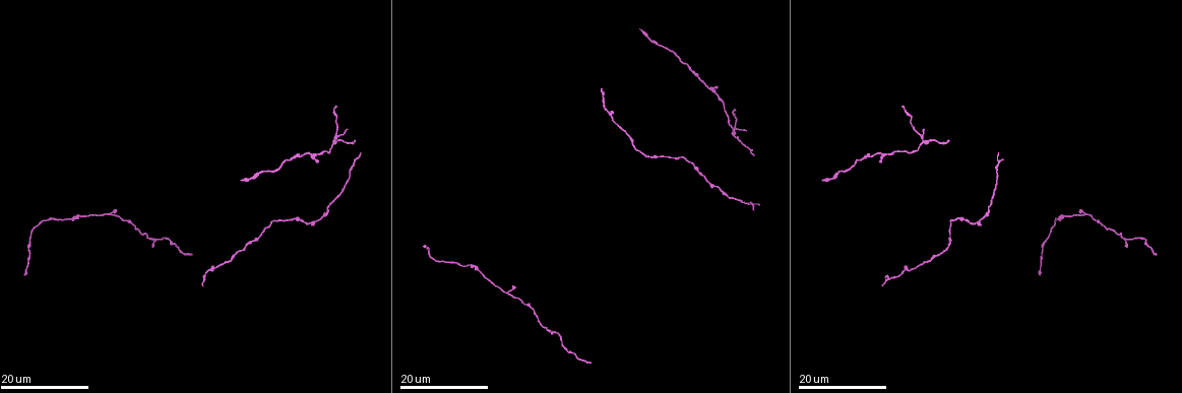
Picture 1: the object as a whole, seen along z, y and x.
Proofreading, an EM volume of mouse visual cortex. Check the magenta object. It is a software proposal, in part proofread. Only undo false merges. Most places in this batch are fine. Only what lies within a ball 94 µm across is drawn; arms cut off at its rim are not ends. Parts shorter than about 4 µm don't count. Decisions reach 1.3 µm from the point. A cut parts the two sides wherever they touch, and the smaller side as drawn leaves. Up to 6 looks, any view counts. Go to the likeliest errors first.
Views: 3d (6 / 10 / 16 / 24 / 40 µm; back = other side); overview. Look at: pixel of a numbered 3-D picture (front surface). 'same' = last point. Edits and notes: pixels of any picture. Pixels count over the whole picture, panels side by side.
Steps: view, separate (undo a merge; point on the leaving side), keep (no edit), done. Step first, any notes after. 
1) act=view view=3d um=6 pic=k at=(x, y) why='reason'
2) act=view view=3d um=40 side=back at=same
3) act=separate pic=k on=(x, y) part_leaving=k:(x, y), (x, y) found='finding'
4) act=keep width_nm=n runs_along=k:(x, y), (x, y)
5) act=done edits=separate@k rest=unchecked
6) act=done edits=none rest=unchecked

act=view view=3d um=16 pic=1 at=(508, 295) why='three-way junction'

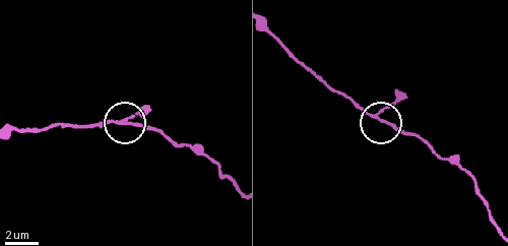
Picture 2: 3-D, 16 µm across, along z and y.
act=view view=3d um=6 pic=2 at=(119, 123)

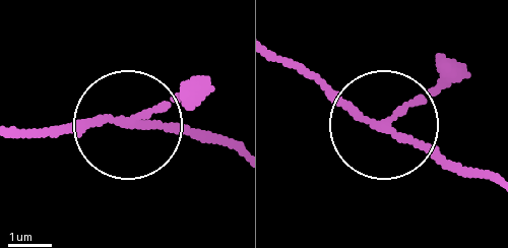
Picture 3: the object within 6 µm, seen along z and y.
act=keep side_arm_um=31 found='all the same neuron'

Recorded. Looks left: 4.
act=view view=3d um=24 pic=1 at=(1127, 240) why='thin arm on a thick one'

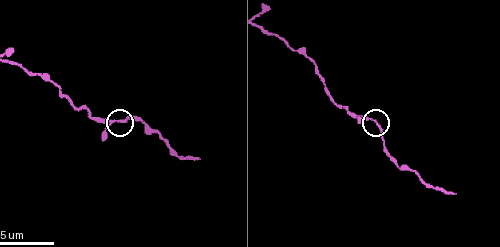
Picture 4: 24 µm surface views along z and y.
act=view view=3d um=10 pic=4 at=(372, 117)

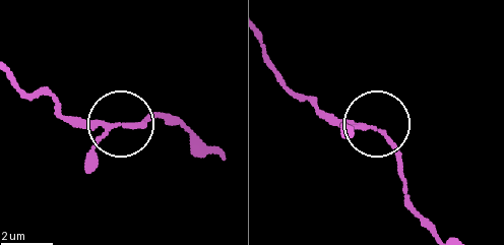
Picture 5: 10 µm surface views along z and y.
act=keep arms=3 found='all the same neuron'

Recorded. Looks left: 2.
act=view view=3d um=16 pic=1 at=(252, 243) why='calibre changes'

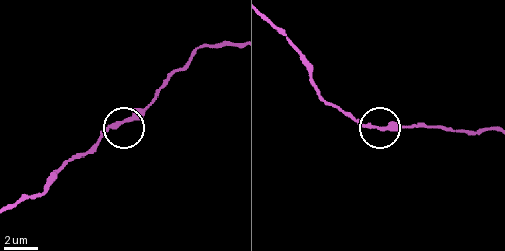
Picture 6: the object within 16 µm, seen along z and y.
act=view view=3d um=10 pic=6 at=(122, 123) why='closer look'

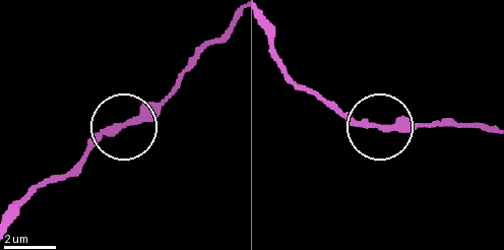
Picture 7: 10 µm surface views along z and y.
act=keep runs_along=7:(234, 19), (162, 99), (109, 131), (78, 162) found='all the same neuron'

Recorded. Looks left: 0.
act=done edits=none rest=unchecked

